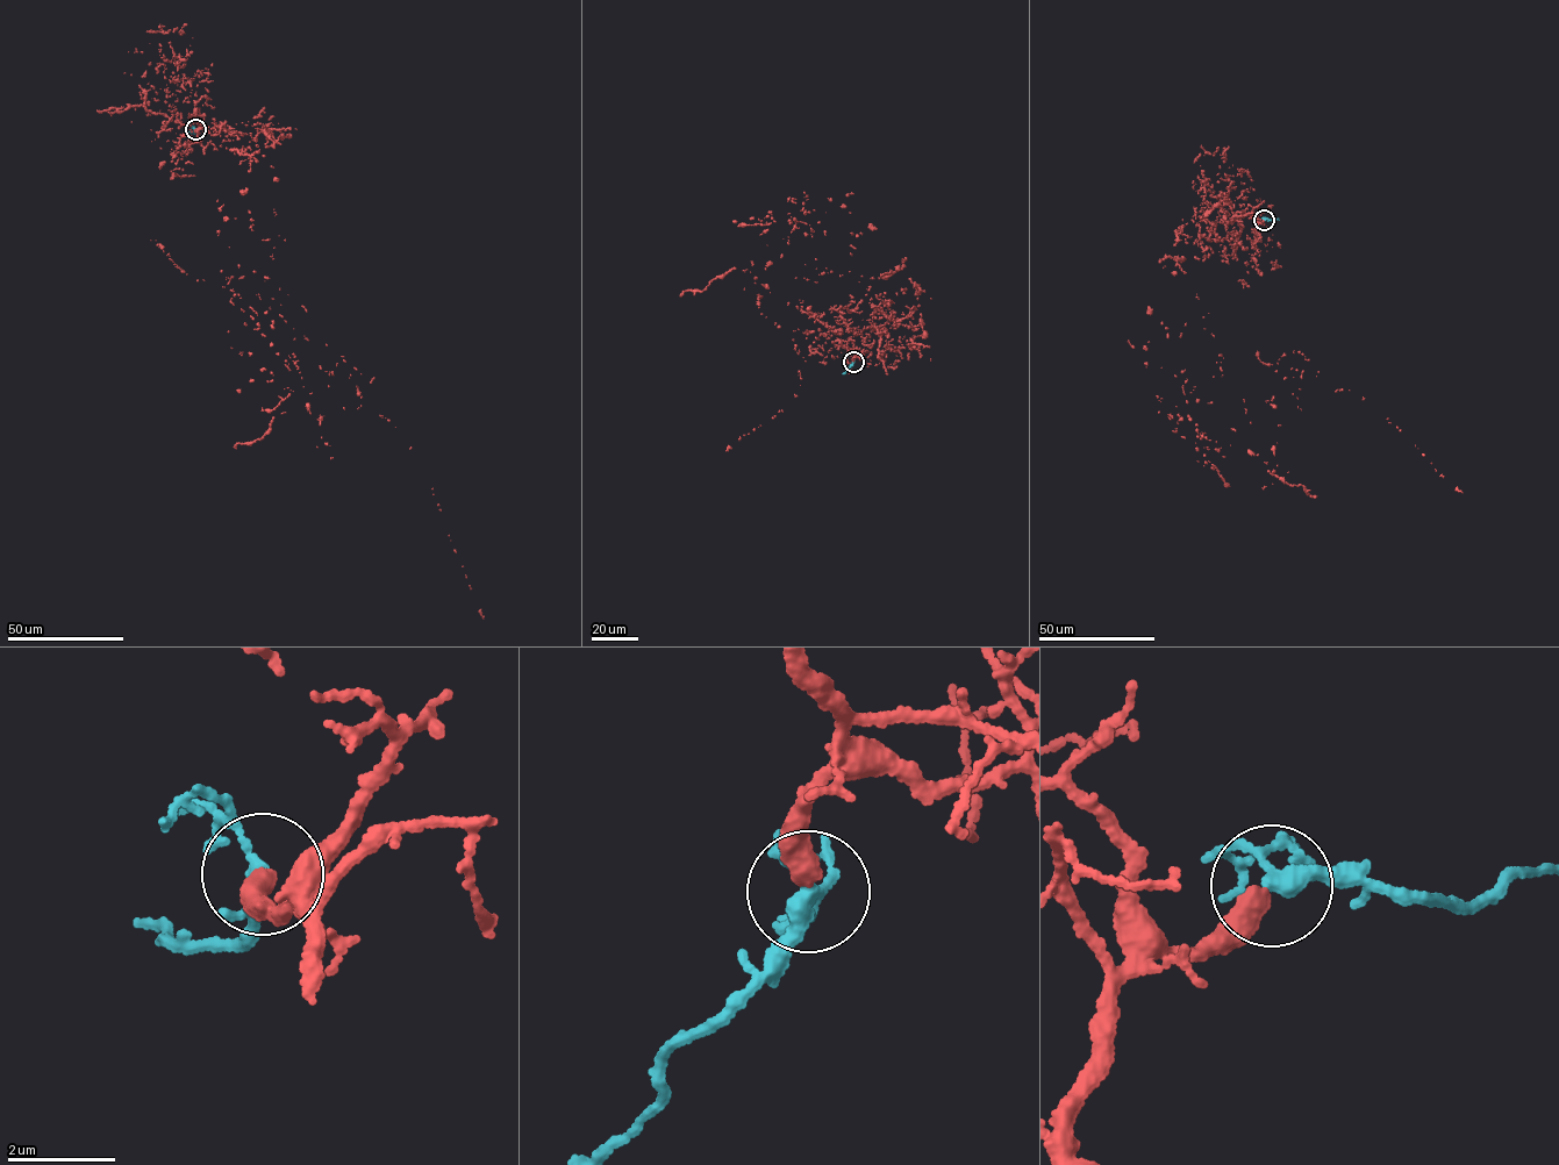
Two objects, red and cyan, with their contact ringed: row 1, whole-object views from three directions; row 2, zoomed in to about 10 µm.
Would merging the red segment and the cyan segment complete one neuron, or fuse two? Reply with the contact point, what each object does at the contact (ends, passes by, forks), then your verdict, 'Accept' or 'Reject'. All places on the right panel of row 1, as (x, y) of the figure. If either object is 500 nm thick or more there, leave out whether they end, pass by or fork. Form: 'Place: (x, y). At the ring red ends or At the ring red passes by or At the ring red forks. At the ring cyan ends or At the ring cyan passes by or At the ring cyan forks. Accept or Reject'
Place: (1264, 220). At the ring red ends. At the ring cyan passes by. Accept

